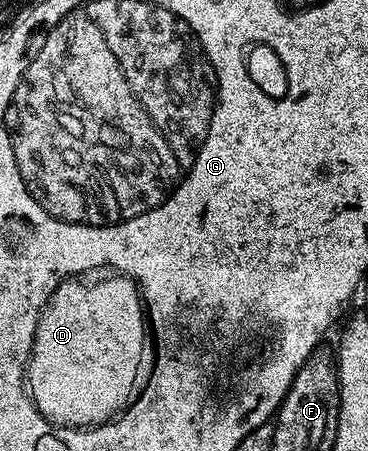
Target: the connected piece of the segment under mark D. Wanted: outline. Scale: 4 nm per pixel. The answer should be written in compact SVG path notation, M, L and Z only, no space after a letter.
M110 275L98 283L62 281L37 323L33 351L27 365L27 388L34 405L51 424L65 428L93 428L121 414L135 394L144 355L148 321L141 290L128 277Z

